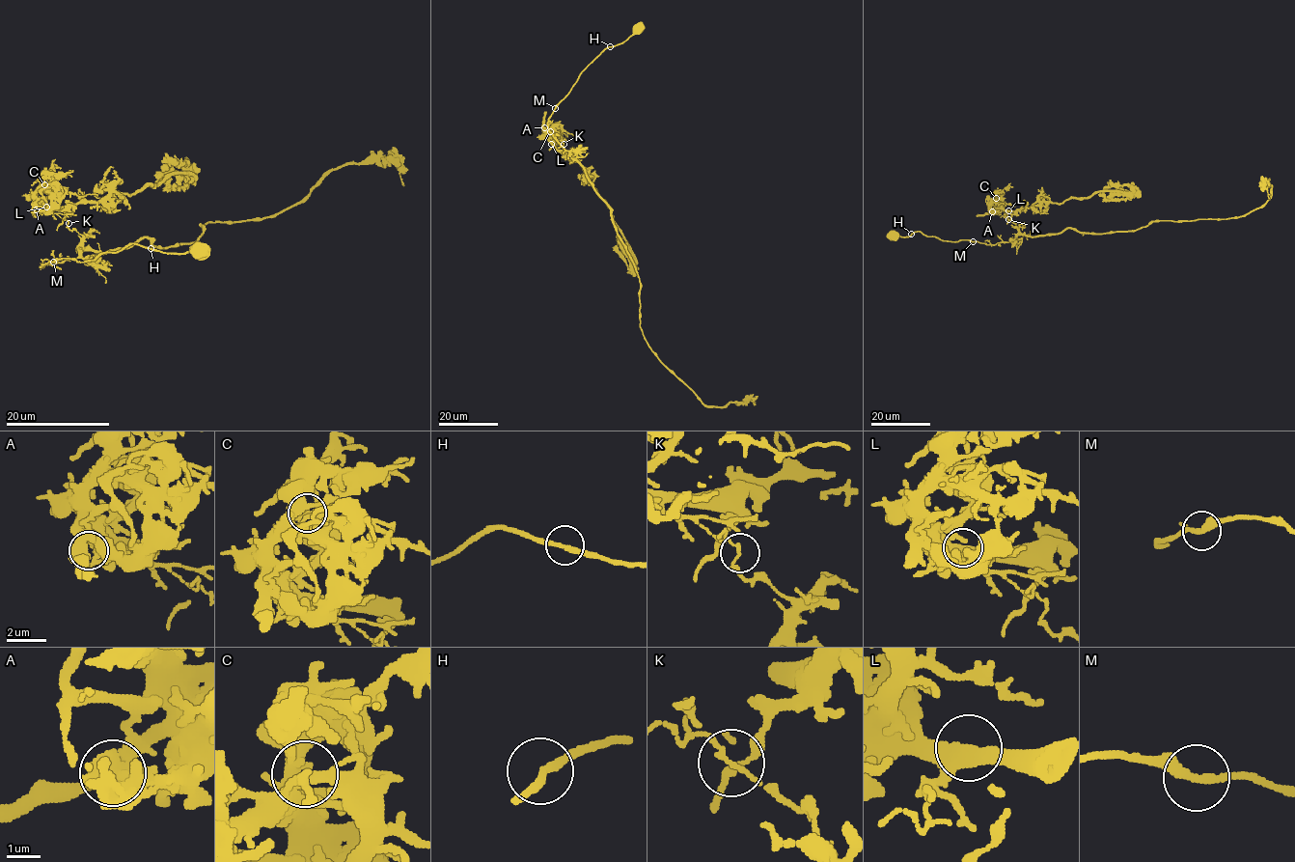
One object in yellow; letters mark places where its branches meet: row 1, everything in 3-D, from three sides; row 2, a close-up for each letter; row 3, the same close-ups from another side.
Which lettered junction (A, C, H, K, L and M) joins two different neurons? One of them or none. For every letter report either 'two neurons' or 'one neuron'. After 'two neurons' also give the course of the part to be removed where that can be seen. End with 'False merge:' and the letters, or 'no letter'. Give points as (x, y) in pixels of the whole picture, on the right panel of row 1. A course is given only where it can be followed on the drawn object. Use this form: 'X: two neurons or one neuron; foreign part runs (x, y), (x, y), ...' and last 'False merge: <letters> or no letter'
A: one neuron
C: one neuron
H: one neuron
K: two neurons
L: one neuron
M: one neuron
False merge: K

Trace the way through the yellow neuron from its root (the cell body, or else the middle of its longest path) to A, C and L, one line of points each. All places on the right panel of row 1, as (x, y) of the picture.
A: (894, 236), (920, 231), (943, 240), (986, 244), (1015, 239), (1018, 227), (1005, 212), (992, 211)
C: (894, 236), (920, 231), (943, 240), (1008, 242), (1018, 227), (1005, 216), (996, 198)
L: (894, 236), (907, 236), (920, 231), (943, 240), (1008, 242), (1016, 237), (1018, 227), (1005, 216), (1008, 210)

